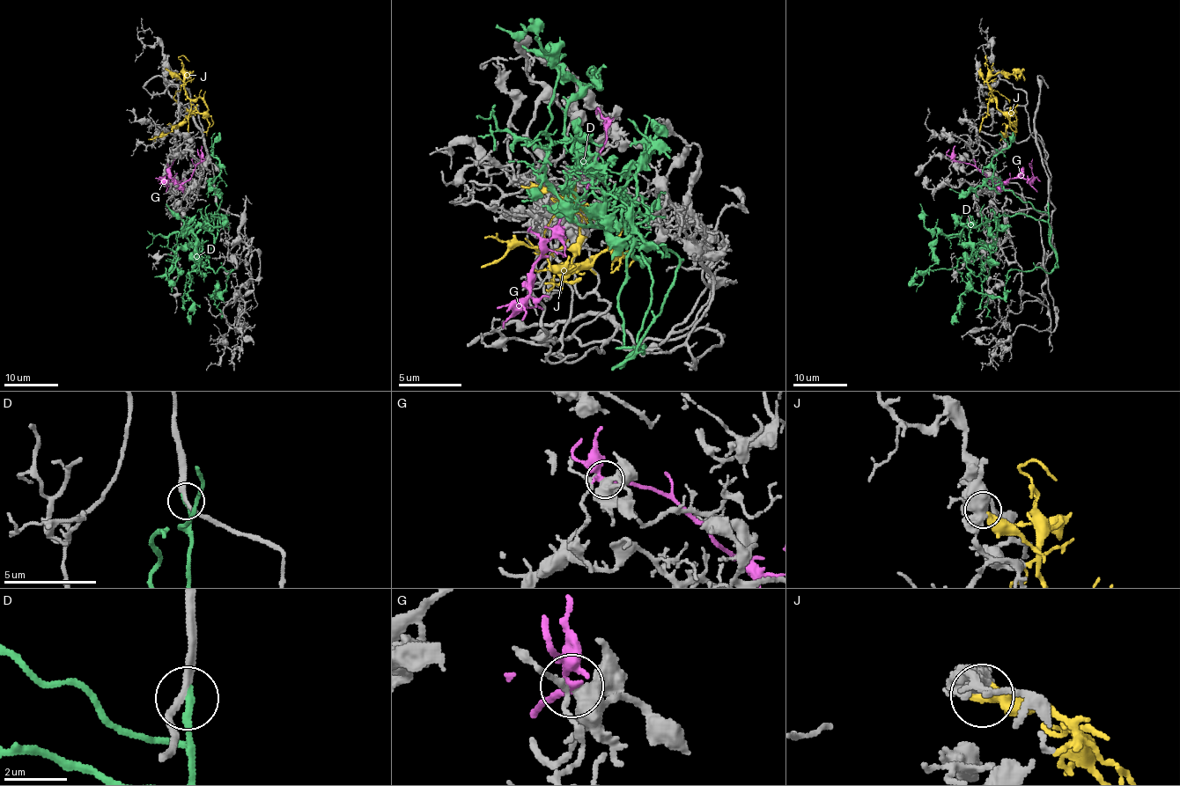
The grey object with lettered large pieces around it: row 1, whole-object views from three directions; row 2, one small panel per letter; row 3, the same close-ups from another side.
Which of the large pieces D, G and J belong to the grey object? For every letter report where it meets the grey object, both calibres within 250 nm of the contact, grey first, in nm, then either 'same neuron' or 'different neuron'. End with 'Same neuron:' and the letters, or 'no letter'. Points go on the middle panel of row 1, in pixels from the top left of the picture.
D: (641, 345) | 200/280 nm | same neuron
G: (607, 129) | 360/240 nm | different neuron
J: (527, 187) | 600/400 nm | different neuron
Same neuron: D

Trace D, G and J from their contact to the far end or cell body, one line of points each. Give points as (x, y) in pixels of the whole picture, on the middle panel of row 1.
D: (640, 344), (618, 348), (634, 224), (625, 238), (590, 222), (606, 202), (596, 156), (578, 168), (581, 121)
G: (606, 130), (587, 194), (562, 218), (534, 266), (530, 297), (521, 306), (543, 310)
J: (527, 187), (549, 187), (571, 212), (615, 224), (618, 234), (565, 272), (527, 244), (515, 244), (480, 268)

